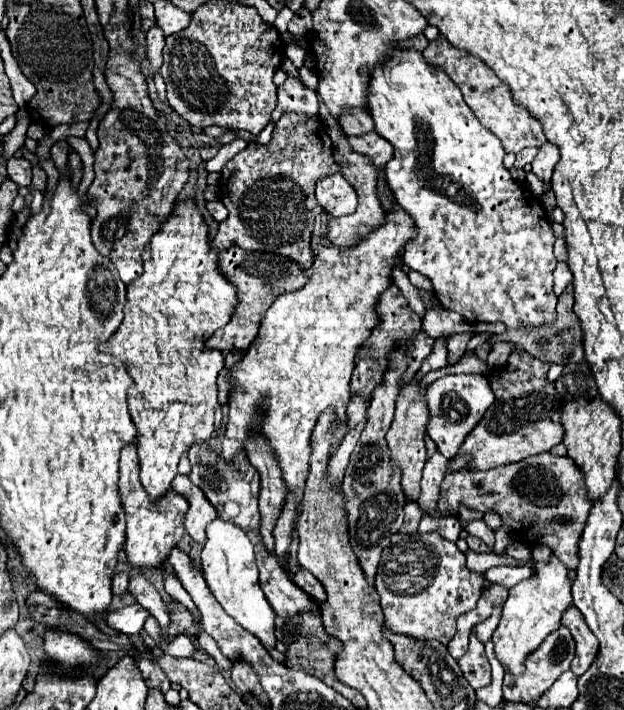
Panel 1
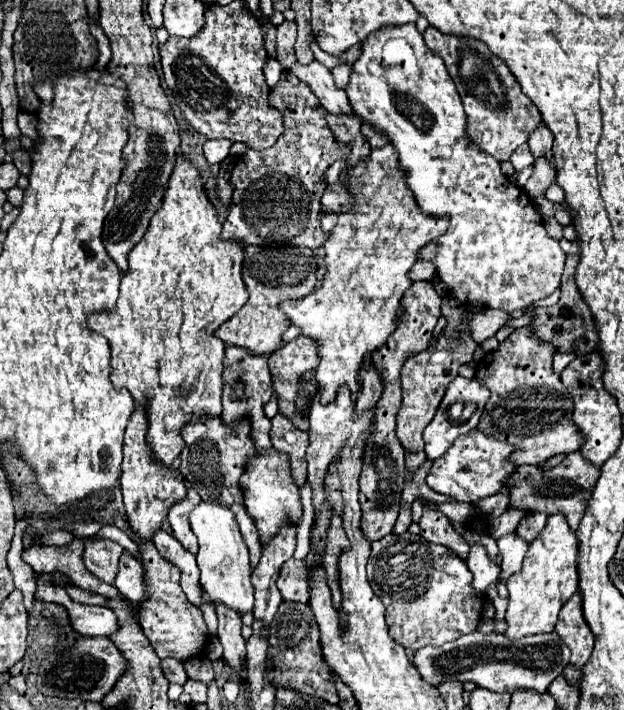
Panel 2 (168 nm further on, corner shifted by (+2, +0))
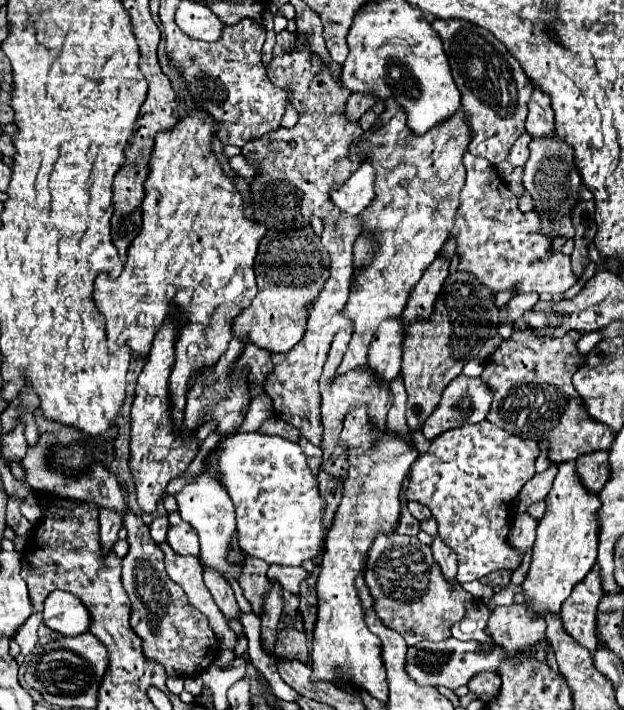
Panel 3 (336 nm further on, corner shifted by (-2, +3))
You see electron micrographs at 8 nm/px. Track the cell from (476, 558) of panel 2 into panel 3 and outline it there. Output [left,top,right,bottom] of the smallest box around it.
[406,421,540,583]

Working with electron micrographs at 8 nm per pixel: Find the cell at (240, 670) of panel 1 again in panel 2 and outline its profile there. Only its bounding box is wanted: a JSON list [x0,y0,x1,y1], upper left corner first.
[214,604,246,674]

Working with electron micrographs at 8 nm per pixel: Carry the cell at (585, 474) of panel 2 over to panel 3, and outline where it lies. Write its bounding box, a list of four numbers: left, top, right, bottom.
[576,451,608,493]

